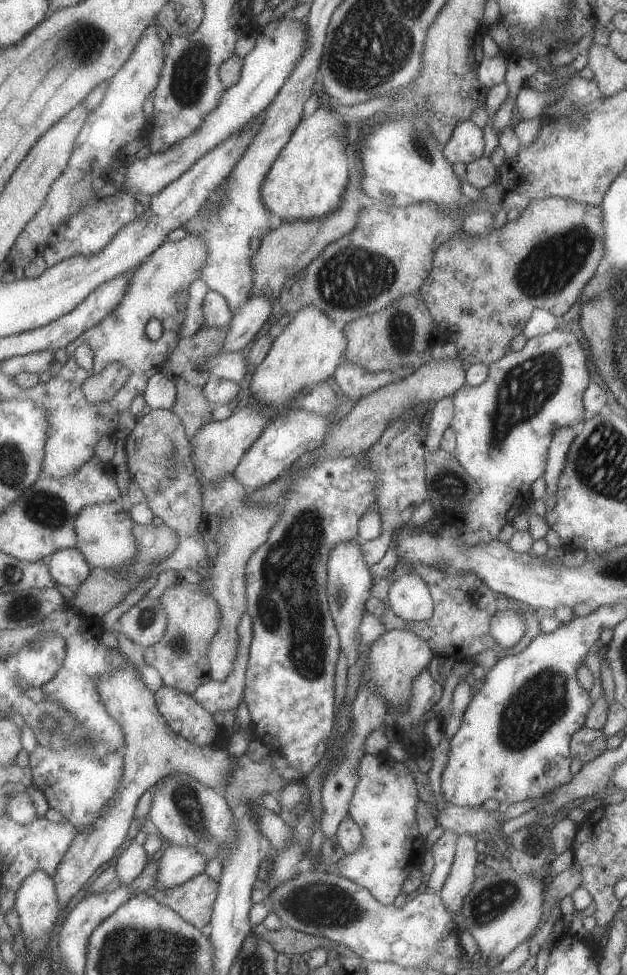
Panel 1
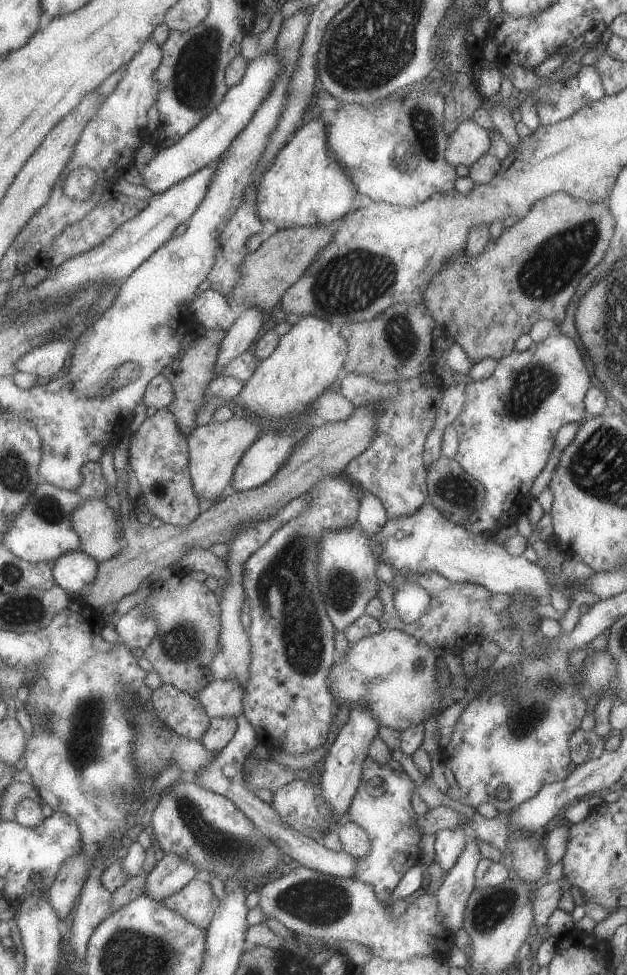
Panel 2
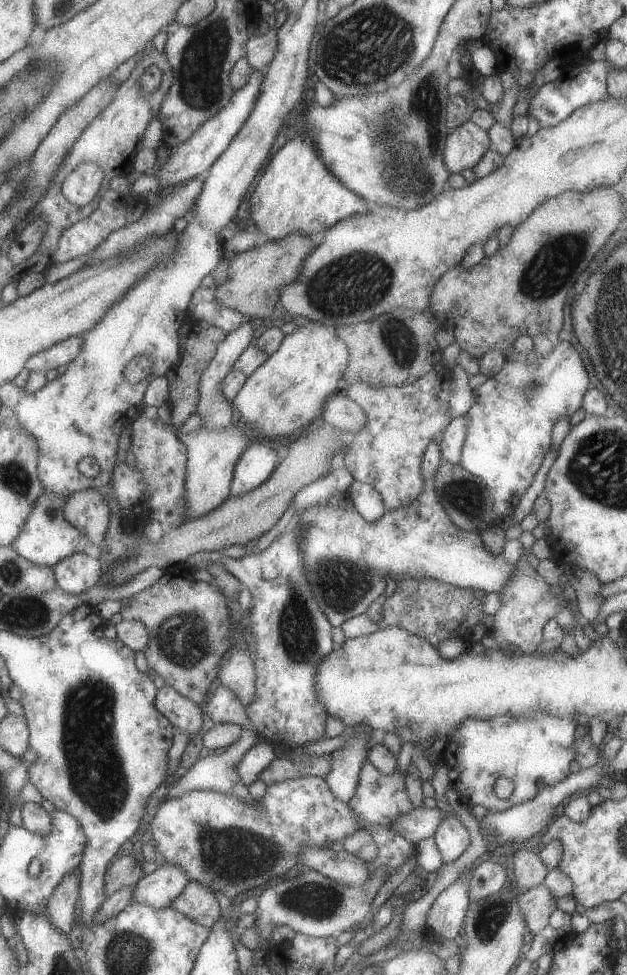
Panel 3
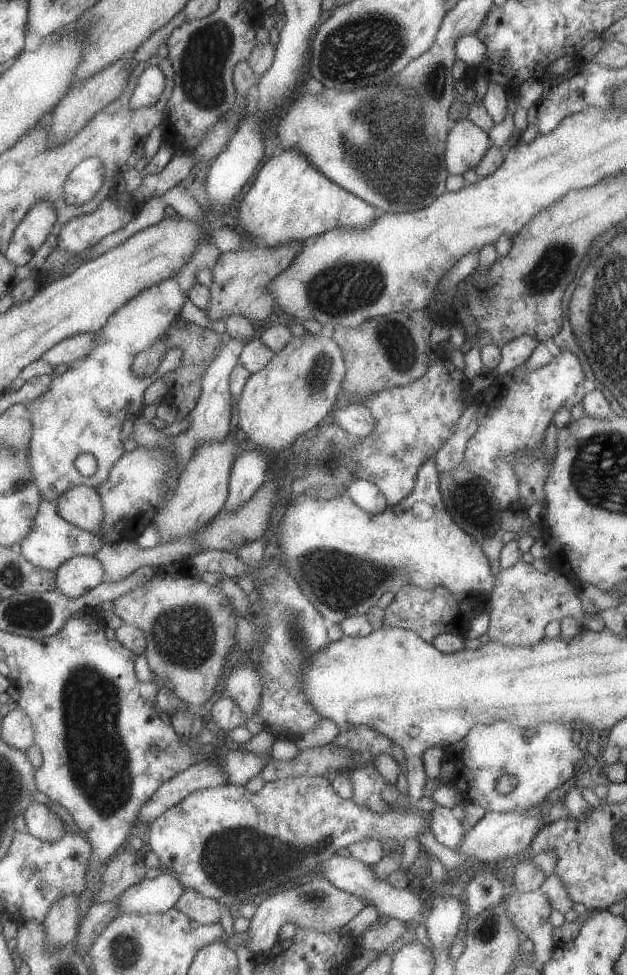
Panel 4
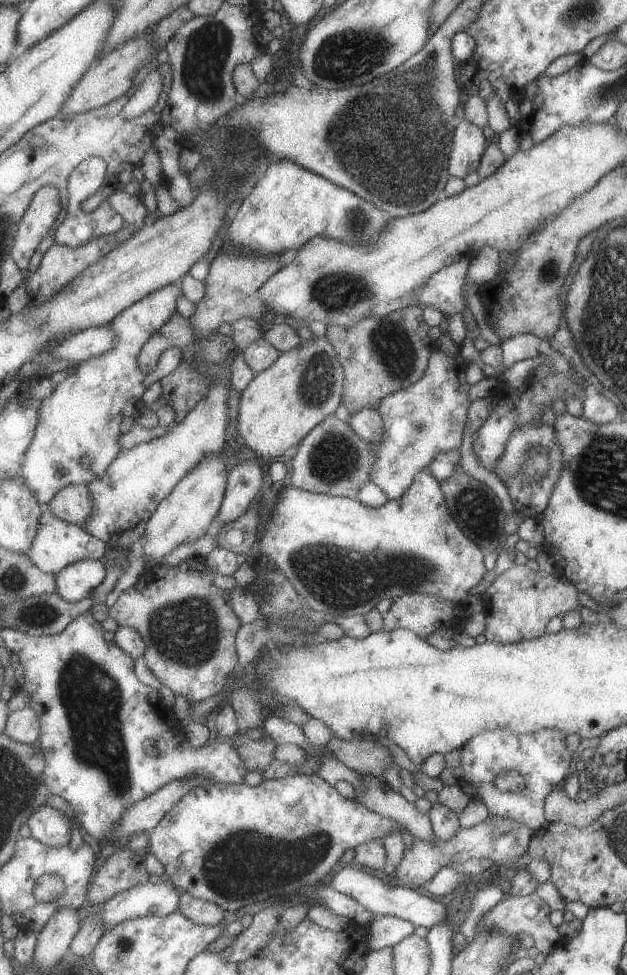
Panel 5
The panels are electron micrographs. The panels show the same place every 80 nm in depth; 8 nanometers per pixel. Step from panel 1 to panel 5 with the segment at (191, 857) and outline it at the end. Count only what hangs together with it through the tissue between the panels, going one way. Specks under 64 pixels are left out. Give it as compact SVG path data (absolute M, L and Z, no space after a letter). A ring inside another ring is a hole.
M163 878L161 883L152 884L148 882L147 884L137 885L131 890L116 894L106 903L87 904L78 910L78 917L83 922L85 919L92 919L94 916L99 915L107 930L115 928L123 921L137 917L166 917L180 910L180 896L183 892L171 880Z

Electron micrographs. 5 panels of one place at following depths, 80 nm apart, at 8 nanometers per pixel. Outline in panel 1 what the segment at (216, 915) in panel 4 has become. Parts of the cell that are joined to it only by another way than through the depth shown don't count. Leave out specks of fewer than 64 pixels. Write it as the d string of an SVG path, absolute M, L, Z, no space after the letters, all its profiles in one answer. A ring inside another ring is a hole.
M207 874L196 876L179 887L151 887L146 893L161 904L181 913L186 921L202 931L208 931L220 883L217 884Z

